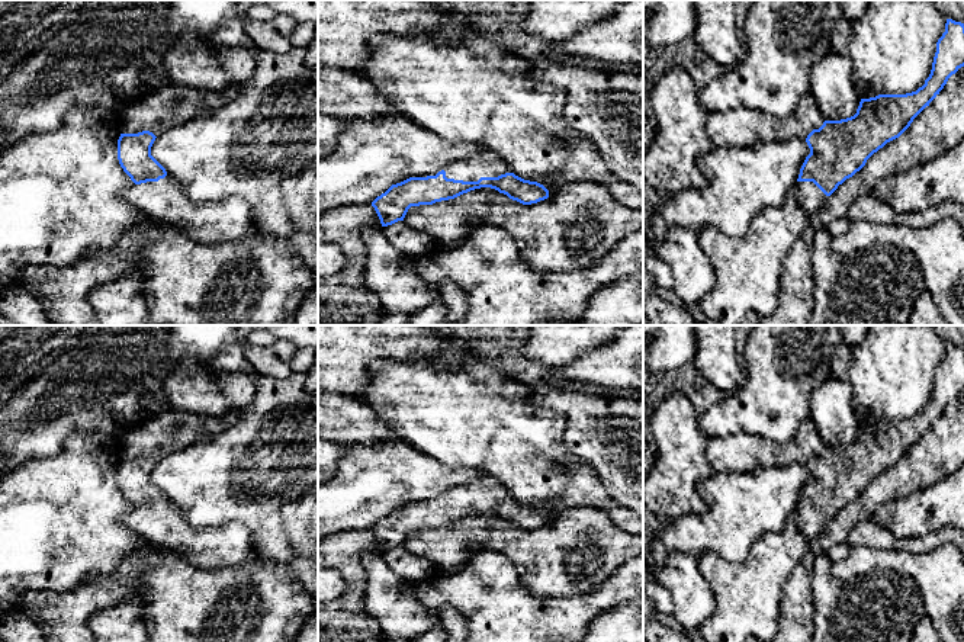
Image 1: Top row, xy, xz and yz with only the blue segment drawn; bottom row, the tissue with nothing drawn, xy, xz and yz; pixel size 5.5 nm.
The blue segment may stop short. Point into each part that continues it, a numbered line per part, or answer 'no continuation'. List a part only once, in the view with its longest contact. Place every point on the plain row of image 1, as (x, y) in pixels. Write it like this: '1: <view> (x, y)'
1: xz (484, 490)

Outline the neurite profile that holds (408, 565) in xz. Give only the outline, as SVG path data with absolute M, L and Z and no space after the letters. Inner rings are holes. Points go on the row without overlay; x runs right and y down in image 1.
M405 546L382 553L386 565L405 580L421 582L436 577L437 568L434 564L428 558L409 552Z

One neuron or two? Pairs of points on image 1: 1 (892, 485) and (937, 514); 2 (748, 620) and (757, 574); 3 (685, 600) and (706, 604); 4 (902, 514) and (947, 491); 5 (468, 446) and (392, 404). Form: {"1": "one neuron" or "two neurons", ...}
{"1": "two neurons", "2": "one neuron", "3": "one neuron", "4": "one neuron", "5": "one neuron"}

